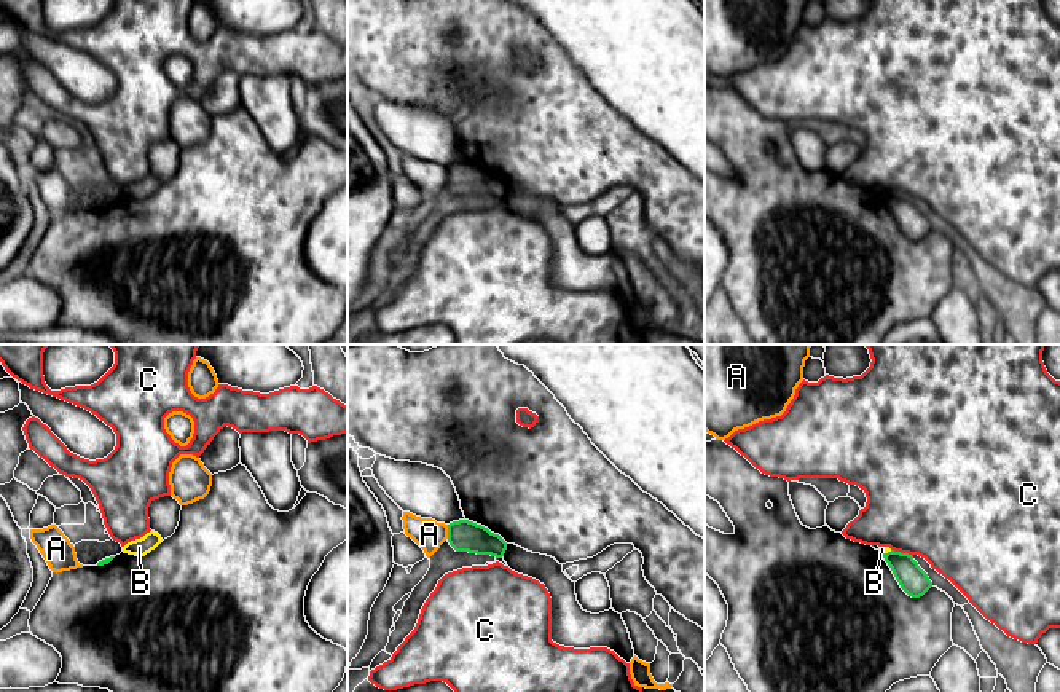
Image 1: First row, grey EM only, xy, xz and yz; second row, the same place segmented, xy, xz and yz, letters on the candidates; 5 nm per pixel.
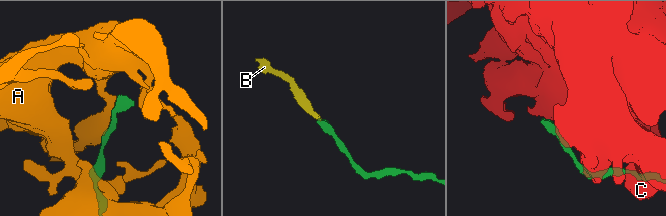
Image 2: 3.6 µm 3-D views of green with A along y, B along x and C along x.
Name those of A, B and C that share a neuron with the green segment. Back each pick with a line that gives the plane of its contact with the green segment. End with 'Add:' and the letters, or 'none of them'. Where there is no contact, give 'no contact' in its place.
Add: none of them

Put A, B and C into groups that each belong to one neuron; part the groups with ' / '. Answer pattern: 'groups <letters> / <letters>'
groups A / B / C

